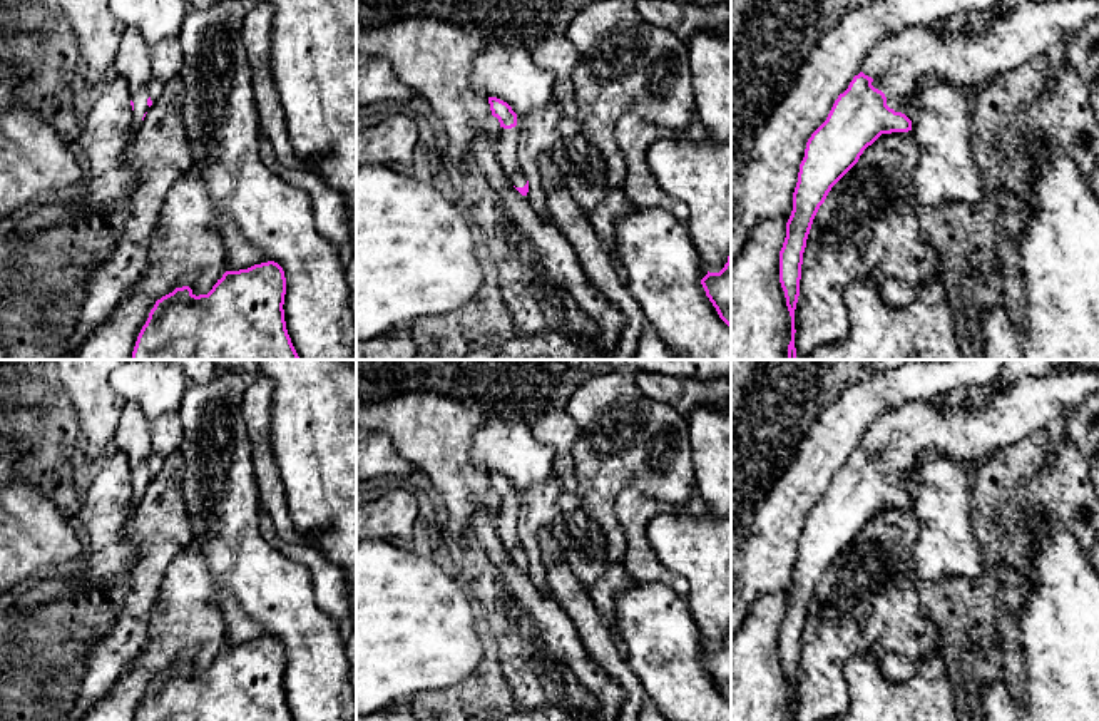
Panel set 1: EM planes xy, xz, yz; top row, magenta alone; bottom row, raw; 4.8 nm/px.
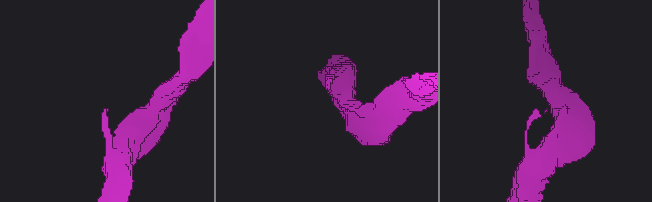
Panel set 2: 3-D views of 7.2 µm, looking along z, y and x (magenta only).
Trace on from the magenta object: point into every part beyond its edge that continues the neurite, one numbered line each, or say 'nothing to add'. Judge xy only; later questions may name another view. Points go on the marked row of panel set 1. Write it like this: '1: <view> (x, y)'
1: xy (132, 62)

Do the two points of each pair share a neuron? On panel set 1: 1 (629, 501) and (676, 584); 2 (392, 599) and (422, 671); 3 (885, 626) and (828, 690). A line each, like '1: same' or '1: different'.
1: same
2: same
3: same

